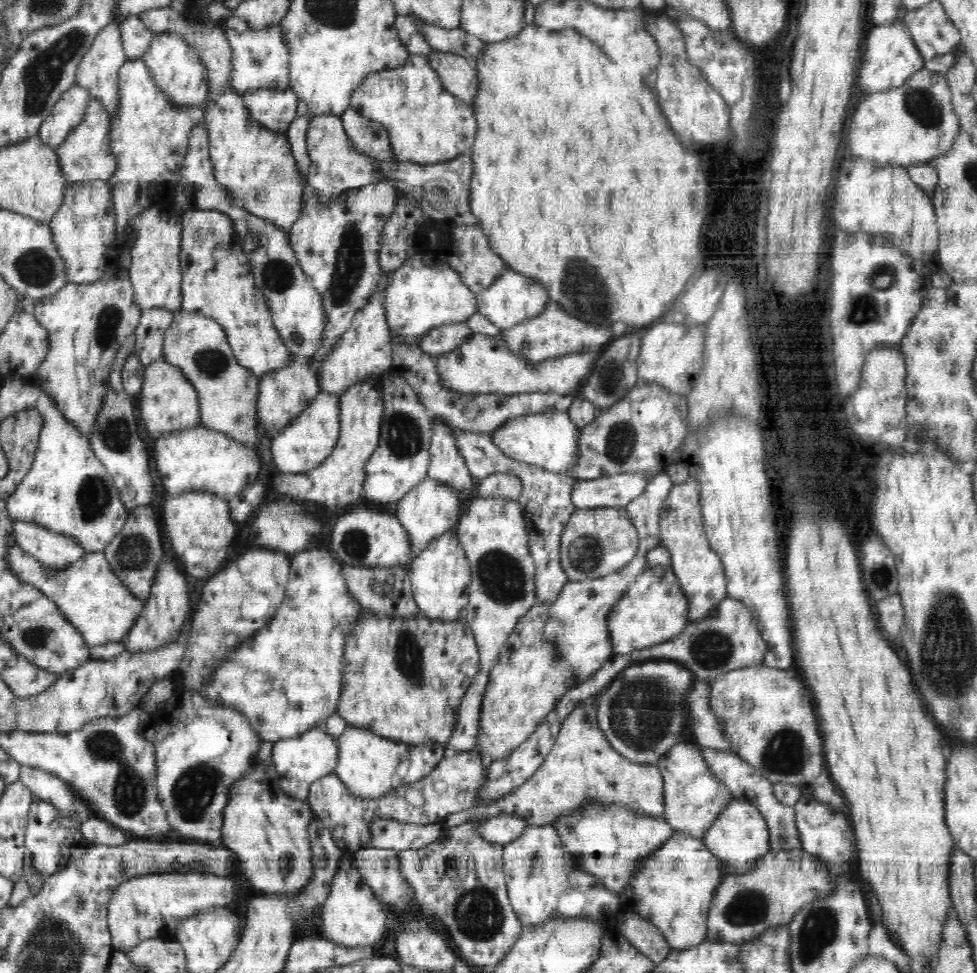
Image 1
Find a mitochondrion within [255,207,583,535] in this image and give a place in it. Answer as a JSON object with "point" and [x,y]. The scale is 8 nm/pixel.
{"point":[349,266]}

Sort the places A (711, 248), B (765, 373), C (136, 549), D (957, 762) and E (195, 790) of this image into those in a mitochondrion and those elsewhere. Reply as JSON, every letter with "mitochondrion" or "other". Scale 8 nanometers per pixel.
{"A":"other","B":"other","C":"mitochondrion","D":"other","E":"mitochondrion"}

